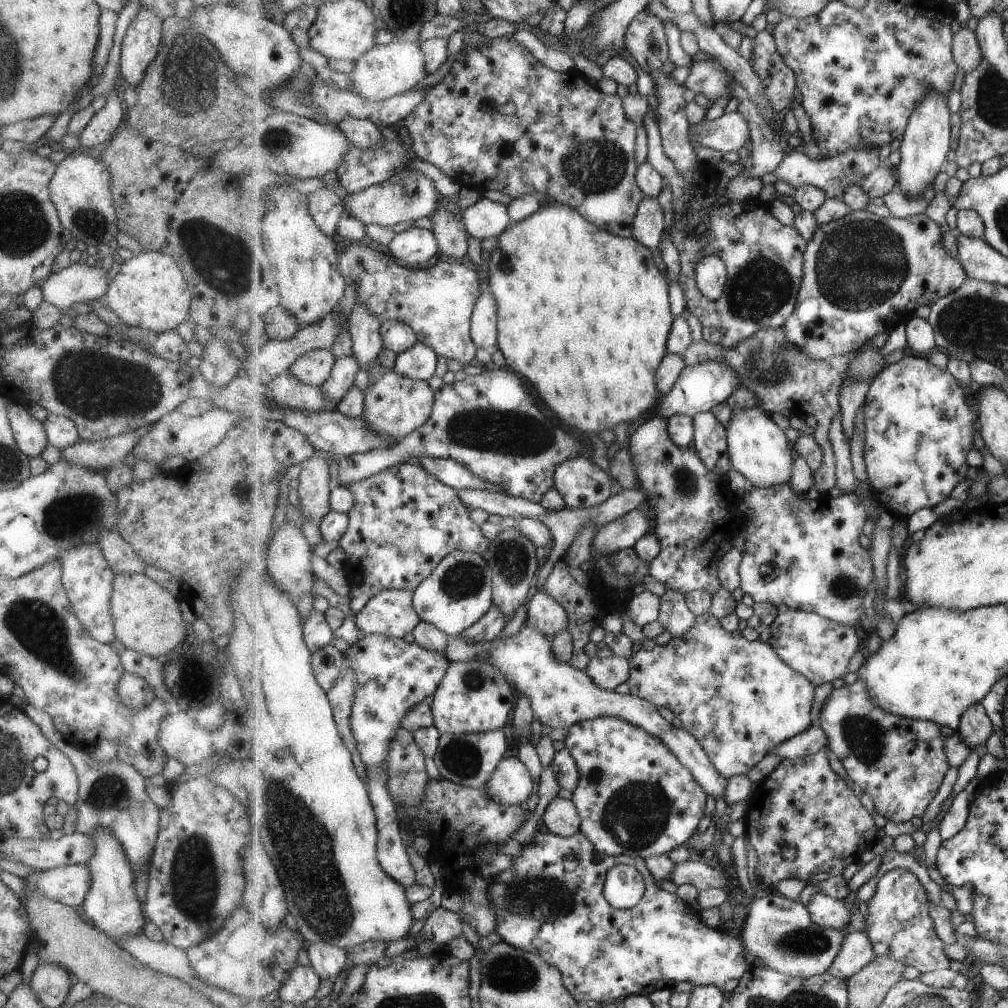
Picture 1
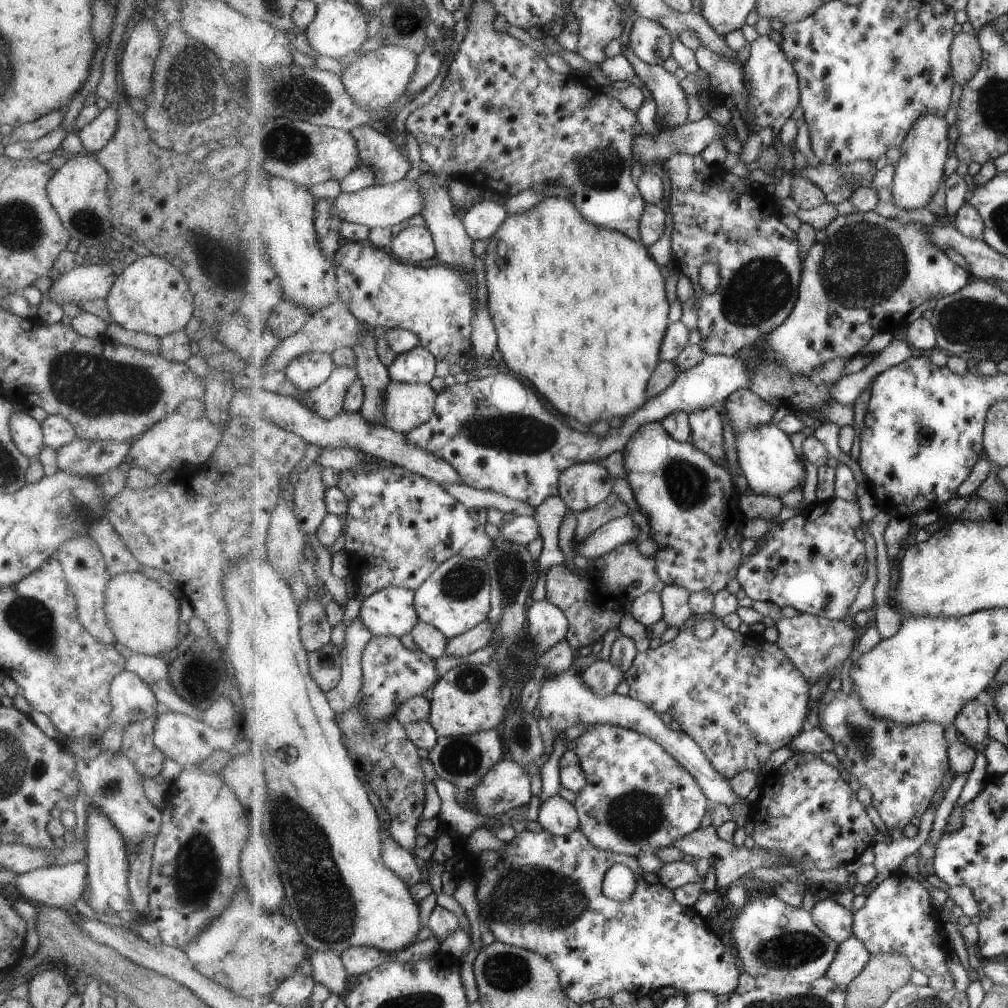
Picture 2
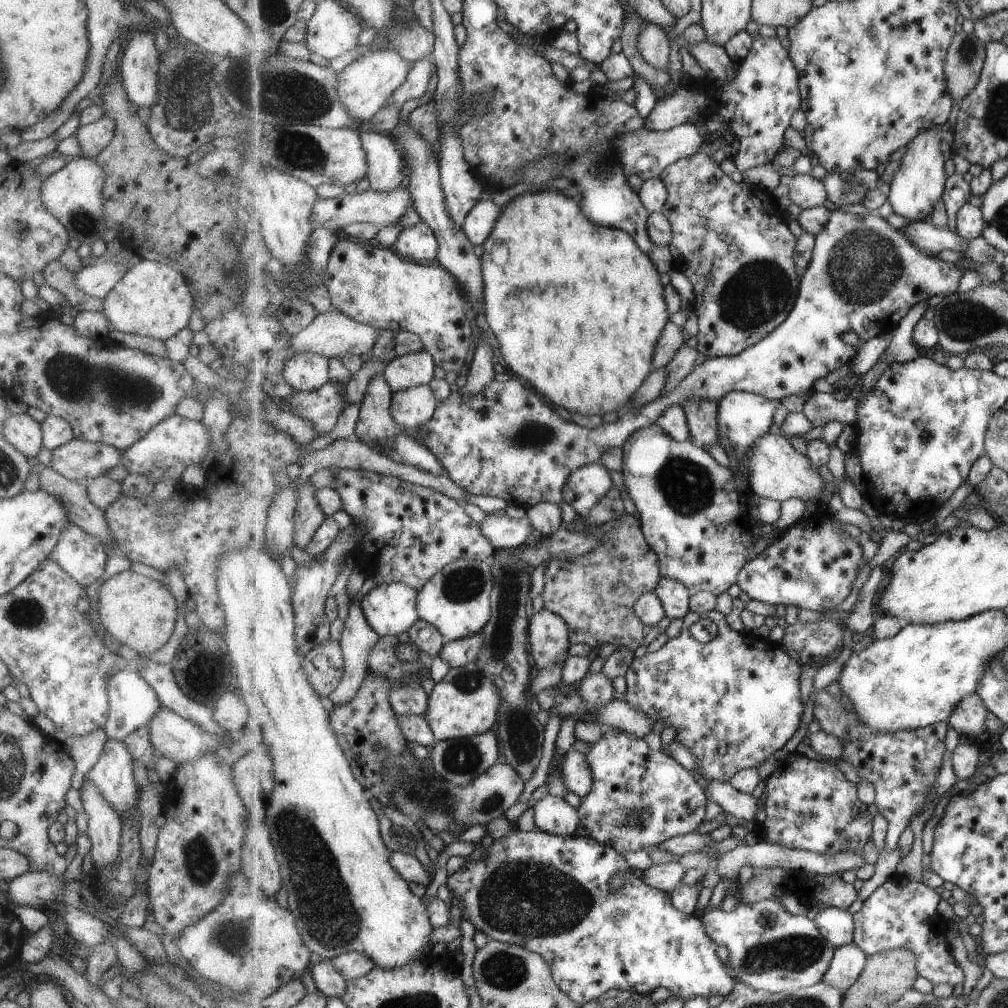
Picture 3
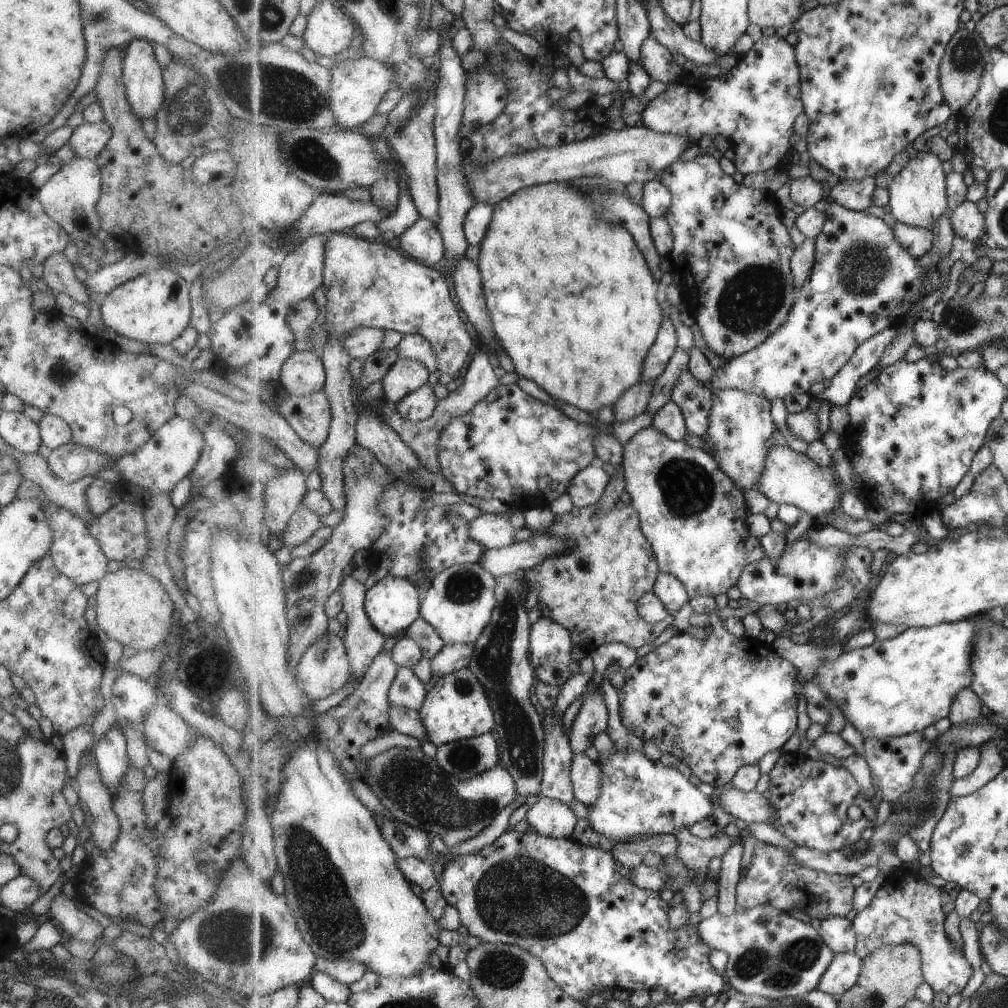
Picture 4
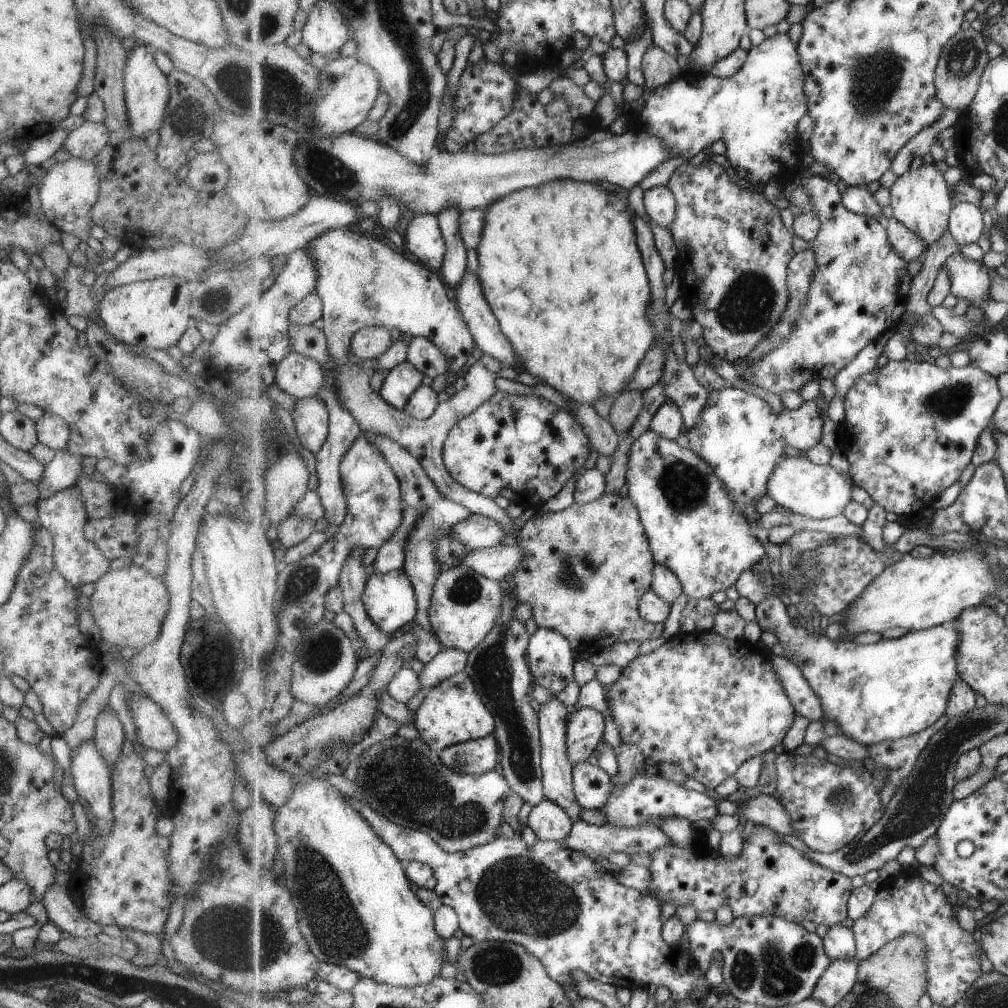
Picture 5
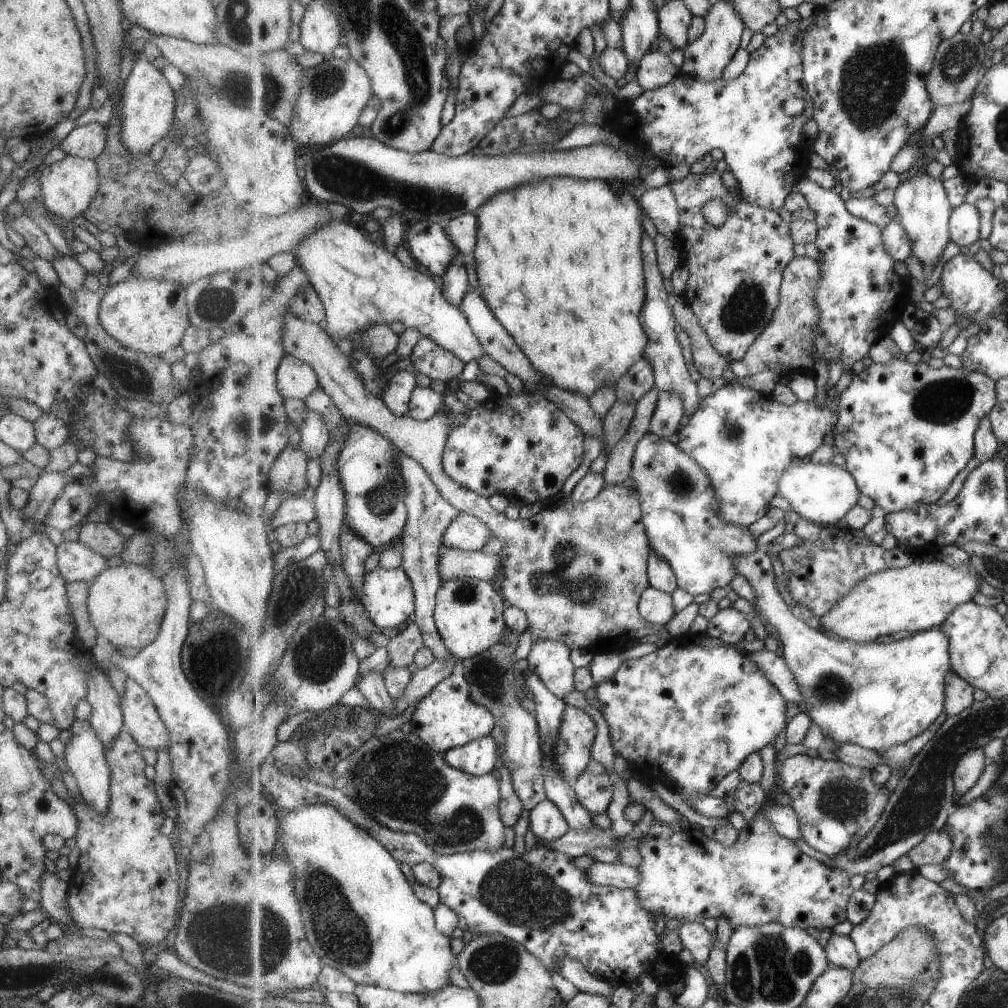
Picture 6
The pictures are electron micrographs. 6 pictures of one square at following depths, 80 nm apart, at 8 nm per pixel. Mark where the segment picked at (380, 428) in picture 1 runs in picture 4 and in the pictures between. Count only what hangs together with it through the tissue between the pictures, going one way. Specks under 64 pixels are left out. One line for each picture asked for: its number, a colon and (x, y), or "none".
2: (406, 406)
3: (413, 407)
4: (421, 404)

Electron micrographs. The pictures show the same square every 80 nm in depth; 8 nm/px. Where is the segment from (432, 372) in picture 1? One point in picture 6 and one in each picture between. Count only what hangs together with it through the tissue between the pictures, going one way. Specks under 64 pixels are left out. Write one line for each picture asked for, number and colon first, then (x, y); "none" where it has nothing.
2: (418, 365)
3: (412, 370)
4: (406, 375)
5: (403, 380)
6: (398, 396)

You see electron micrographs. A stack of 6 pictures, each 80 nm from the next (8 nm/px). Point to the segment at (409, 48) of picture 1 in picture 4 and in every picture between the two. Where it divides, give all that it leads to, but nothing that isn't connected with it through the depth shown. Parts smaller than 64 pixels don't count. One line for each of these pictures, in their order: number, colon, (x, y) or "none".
2: (377, 78)
3: (365, 86)
4: (357, 86)

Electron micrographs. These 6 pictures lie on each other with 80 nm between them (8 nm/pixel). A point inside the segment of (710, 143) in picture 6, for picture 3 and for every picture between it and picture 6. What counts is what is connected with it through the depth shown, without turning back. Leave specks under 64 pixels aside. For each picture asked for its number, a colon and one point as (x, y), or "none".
3: (757, 105)
4: (754, 106)
5: (755, 113)

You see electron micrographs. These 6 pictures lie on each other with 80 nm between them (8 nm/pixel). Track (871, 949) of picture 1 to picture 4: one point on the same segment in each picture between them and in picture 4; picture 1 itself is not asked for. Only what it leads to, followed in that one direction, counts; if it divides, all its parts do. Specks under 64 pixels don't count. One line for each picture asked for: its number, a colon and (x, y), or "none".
2: (852, 956)
3: (849, 961)
4: (841, 976)

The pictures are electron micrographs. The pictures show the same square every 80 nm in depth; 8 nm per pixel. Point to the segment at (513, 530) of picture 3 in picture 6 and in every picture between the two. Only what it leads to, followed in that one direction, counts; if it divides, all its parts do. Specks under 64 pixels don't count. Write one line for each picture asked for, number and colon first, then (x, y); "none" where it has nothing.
4: (492, 531)
5: (476, 531)
6: (466, 533)

